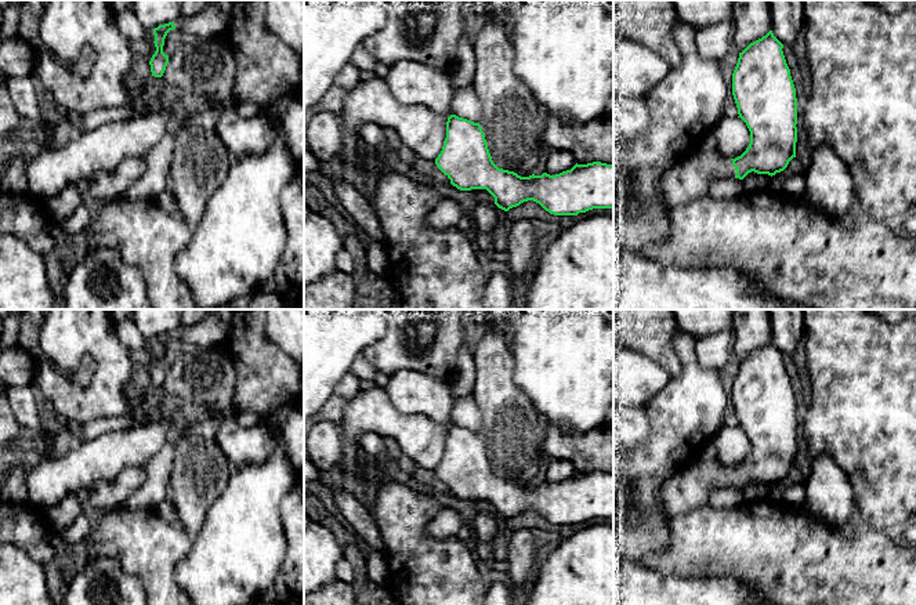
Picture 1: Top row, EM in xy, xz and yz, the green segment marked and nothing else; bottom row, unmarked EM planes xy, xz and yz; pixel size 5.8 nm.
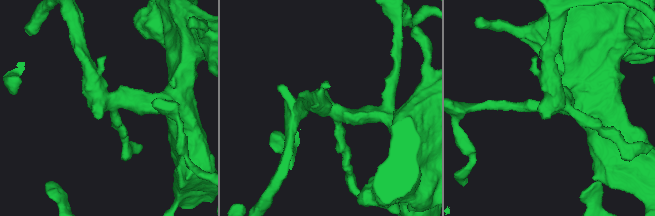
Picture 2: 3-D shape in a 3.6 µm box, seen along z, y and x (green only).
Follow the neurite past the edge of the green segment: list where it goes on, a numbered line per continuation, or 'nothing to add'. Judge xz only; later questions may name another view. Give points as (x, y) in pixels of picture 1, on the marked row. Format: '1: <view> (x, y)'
1: xz (411, 83)

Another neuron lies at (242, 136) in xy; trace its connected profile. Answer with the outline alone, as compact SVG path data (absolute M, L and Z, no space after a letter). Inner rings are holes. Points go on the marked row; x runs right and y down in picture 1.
M233 109L222 111L218 115L216 133L233 160L265 153L276 140L269 117L265 115L242 117Z

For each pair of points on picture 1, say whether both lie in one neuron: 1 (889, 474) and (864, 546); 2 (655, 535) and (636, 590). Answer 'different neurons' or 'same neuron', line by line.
1: different neurons
2: same neuron

